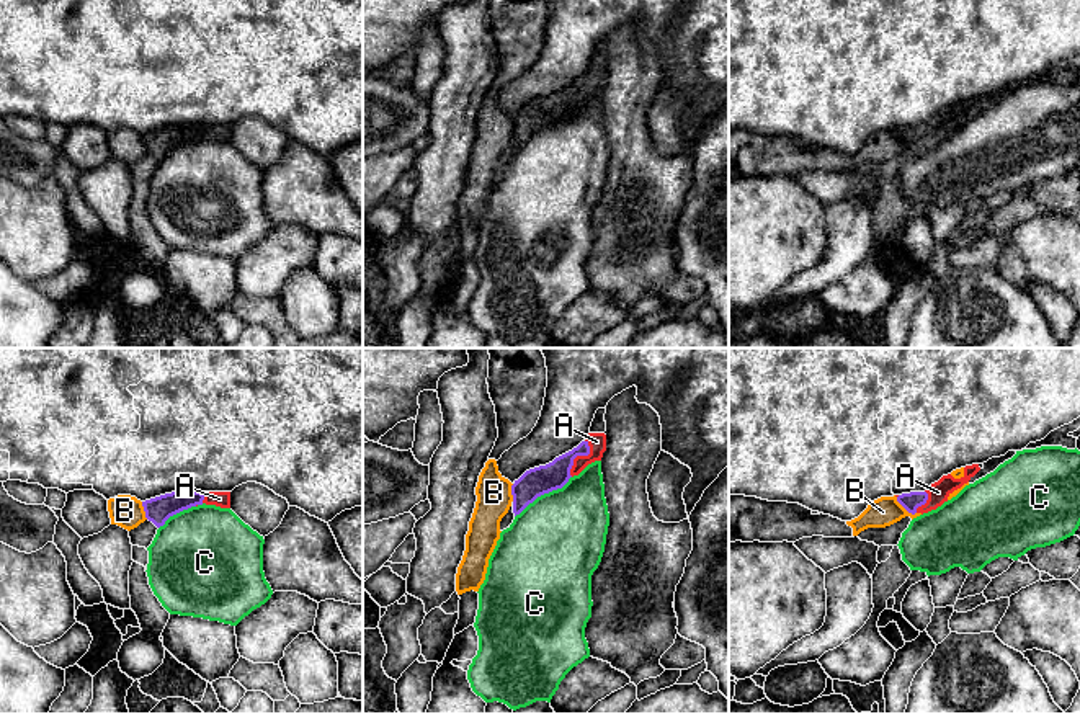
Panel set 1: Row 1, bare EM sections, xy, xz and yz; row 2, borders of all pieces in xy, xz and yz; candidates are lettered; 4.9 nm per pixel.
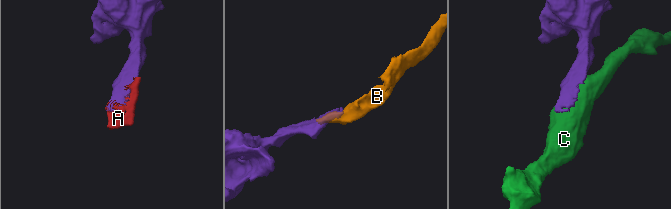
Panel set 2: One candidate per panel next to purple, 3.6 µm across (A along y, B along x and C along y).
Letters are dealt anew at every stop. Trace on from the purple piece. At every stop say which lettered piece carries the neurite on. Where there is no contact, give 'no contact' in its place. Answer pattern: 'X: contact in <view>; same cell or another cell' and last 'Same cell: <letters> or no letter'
A: contact in xz; same cell
B: contact in yz; another cell
C: contact in xz; another cell
Same cell: A

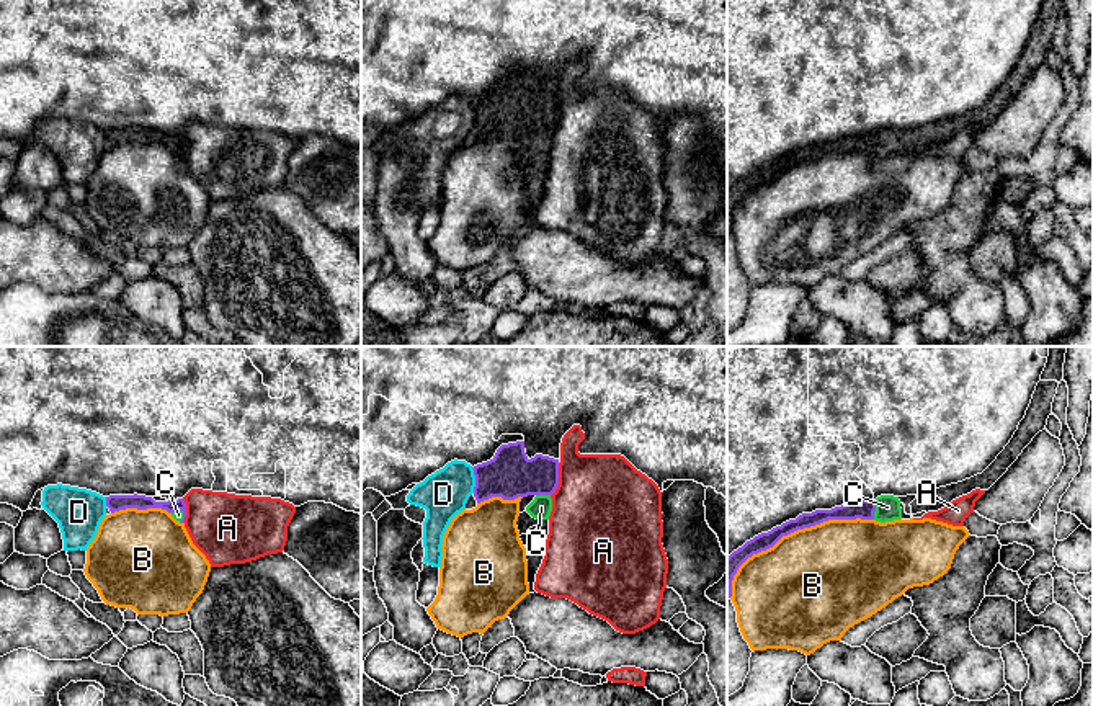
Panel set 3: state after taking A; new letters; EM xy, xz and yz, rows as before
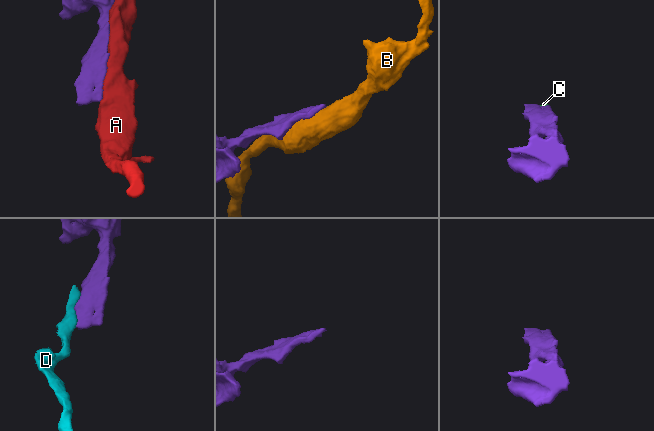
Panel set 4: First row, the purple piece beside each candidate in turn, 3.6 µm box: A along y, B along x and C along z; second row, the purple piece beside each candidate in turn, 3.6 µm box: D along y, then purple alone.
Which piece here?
A: contact in xz; another cell
B: contact in yz; another cell
C: contact in yz; same cell
D: contact in xz; another cell
Same cell: C

